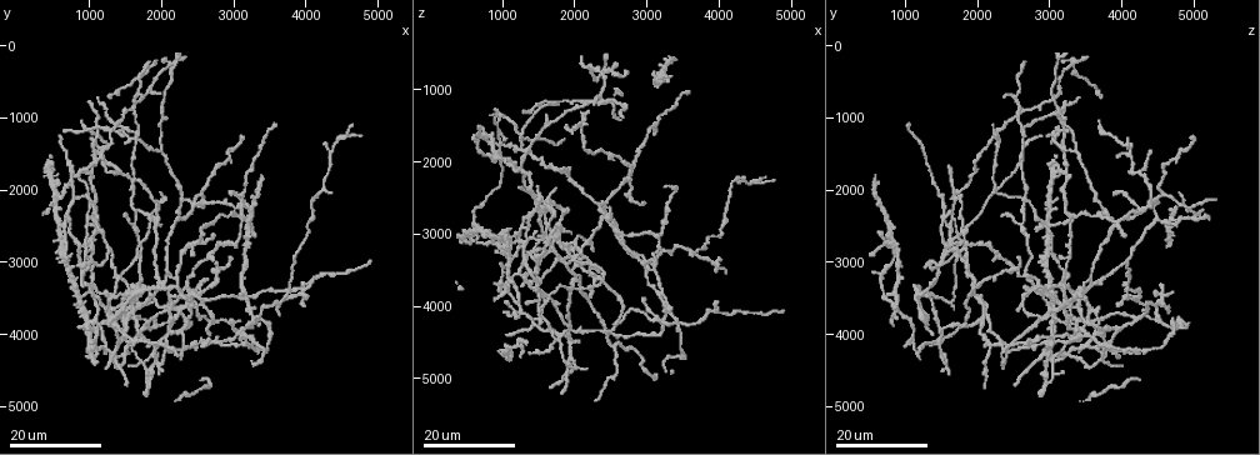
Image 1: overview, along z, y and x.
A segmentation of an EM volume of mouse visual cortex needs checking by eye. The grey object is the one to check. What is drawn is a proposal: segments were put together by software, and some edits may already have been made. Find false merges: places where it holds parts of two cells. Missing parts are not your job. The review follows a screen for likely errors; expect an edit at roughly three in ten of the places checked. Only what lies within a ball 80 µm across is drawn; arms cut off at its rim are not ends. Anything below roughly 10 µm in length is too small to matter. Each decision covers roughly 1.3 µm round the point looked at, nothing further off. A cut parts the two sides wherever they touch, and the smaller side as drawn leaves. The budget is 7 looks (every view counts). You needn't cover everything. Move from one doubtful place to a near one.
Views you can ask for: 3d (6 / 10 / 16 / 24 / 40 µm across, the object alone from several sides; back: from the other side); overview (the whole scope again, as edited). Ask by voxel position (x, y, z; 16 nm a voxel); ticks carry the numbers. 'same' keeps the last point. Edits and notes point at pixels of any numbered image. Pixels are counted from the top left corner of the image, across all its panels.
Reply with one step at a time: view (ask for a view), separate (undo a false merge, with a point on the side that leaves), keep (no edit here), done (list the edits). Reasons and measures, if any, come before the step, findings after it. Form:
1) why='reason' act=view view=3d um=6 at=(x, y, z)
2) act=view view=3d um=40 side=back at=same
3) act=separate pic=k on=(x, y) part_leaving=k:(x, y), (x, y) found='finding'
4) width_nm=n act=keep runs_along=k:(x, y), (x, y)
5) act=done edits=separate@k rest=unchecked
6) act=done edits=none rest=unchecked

why='side arm on a straight run' act=view view=3d um=24 at=(3100, 4000, 3550)

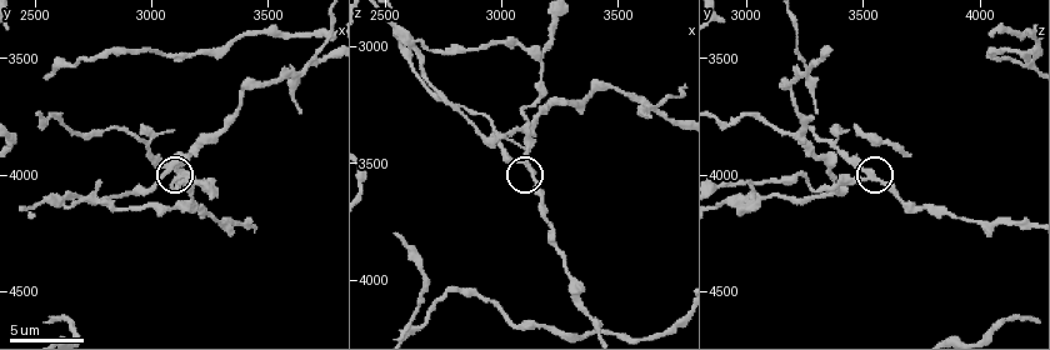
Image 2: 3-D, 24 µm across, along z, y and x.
act=view view=3d um=6 at=(3120, 4010, 3520)

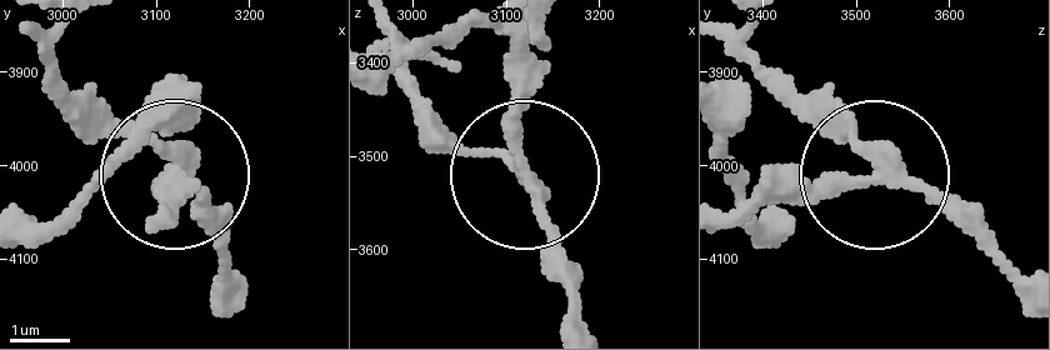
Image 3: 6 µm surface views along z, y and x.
side_arm_um=28 arms=3 act=keep found='one cell here'

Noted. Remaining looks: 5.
why='branch point' act=view view=3d um=24 at=(2550, 2050, 4550)

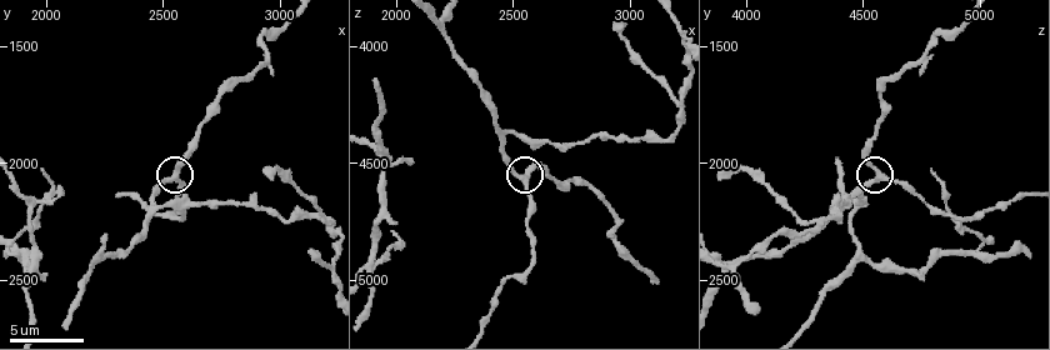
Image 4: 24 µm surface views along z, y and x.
why='closer look' act=view view=3d um=6 at=(2560, 2050, 4570)

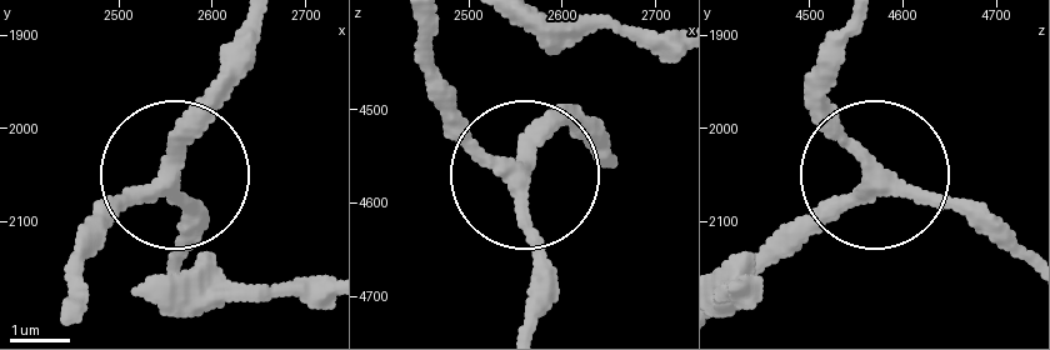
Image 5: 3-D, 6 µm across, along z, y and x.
why='other side' act=view view=3d um=6 side=back at=(2555, 2055, 4580)

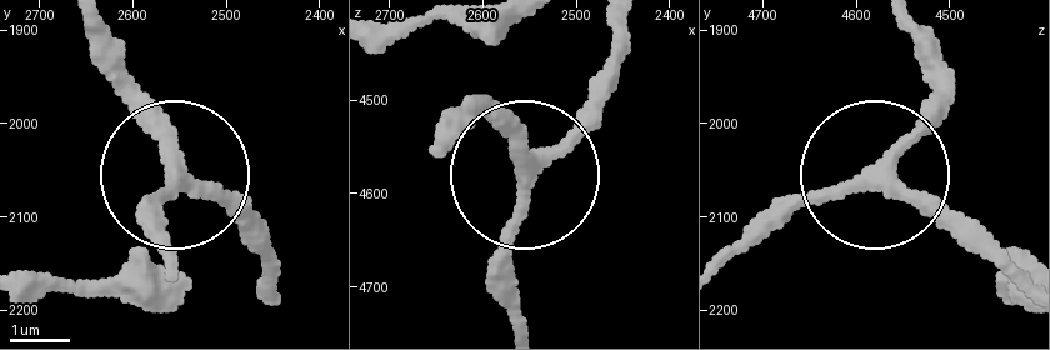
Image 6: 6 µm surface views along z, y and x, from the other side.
width_nm=250 act=keep runs_along=6:(619, 33), (614, 78), (534, 168), (514, 316) found='all the same cell'

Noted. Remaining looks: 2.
why='three arms meet' act=view view=3d um=24 at=(1400, 3150, 1850)

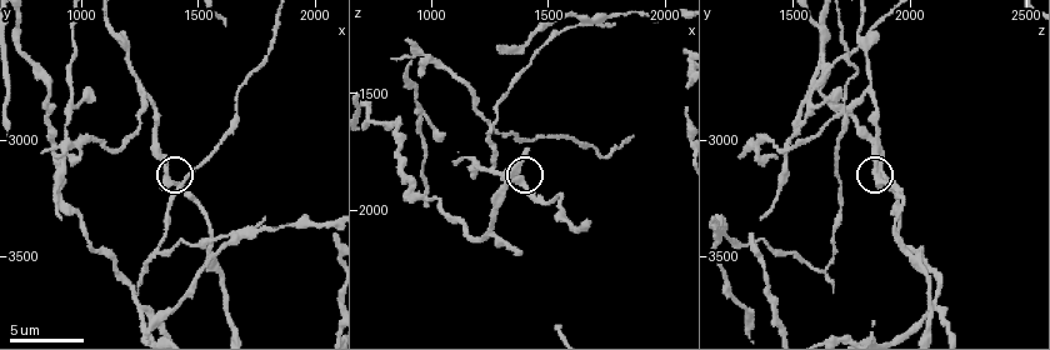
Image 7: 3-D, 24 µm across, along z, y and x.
why='zoom in' act=view view=3d um=10 at=(1370, 3150, 1850)

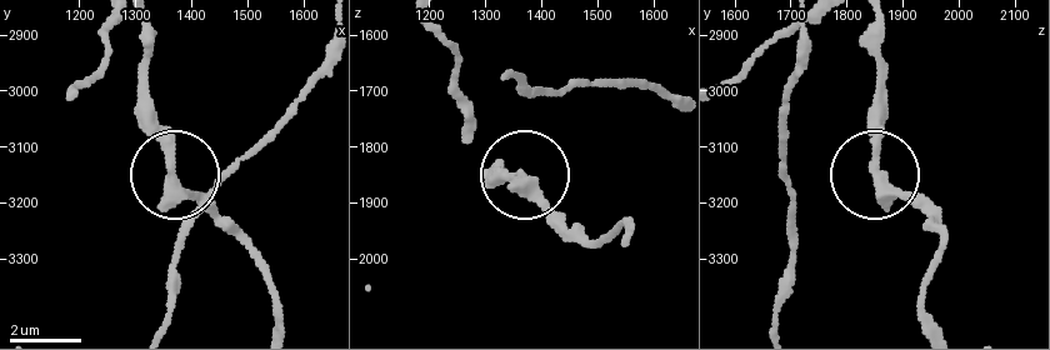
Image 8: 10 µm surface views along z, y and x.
act=keep found='one cell here'

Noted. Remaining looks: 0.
act=done edits=none rest=unchecked

